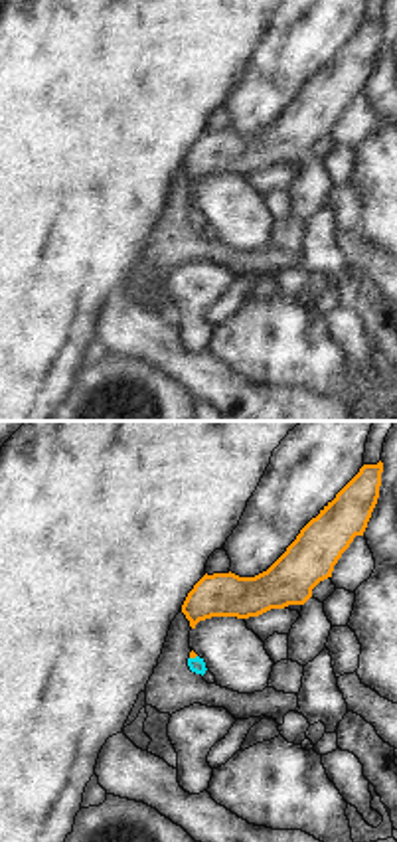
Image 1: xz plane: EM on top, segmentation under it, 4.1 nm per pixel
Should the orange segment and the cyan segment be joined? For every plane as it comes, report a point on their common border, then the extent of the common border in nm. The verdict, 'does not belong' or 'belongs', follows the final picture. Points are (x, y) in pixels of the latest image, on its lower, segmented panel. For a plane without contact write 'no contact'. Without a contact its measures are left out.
contact (192, 657); length 40 nm

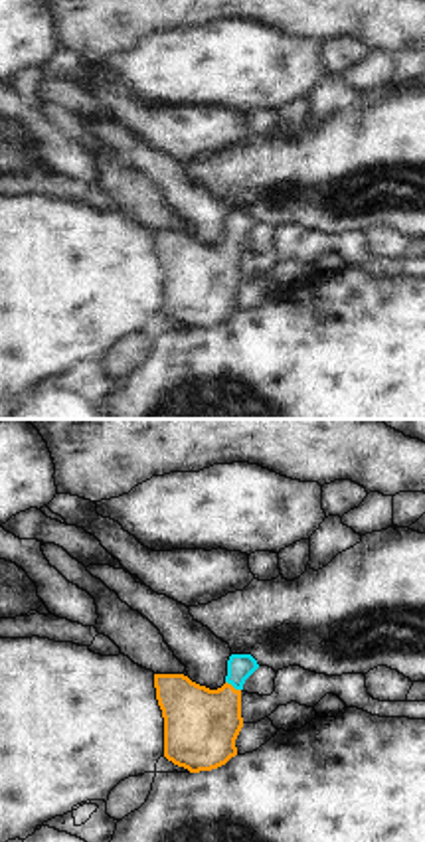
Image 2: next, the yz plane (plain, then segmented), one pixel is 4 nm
contact (232, 686); length 80 nm

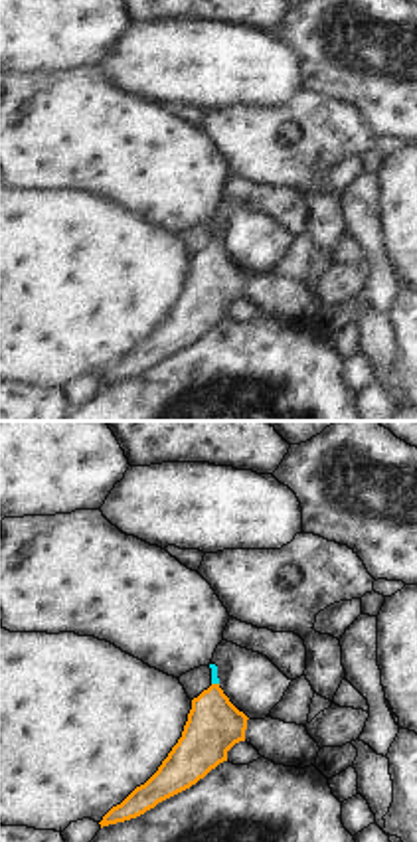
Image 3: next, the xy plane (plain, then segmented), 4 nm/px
contact (216, 684); length 30 nm

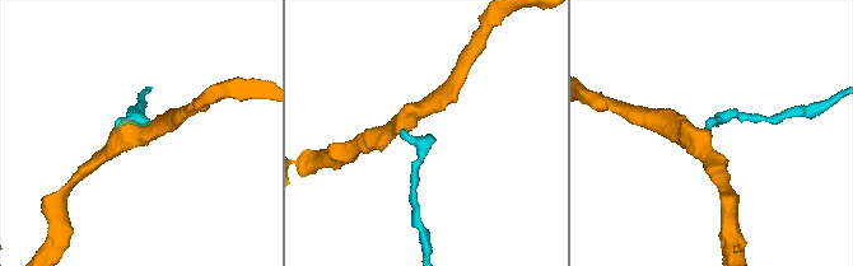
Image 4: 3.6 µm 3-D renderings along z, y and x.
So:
belongs

